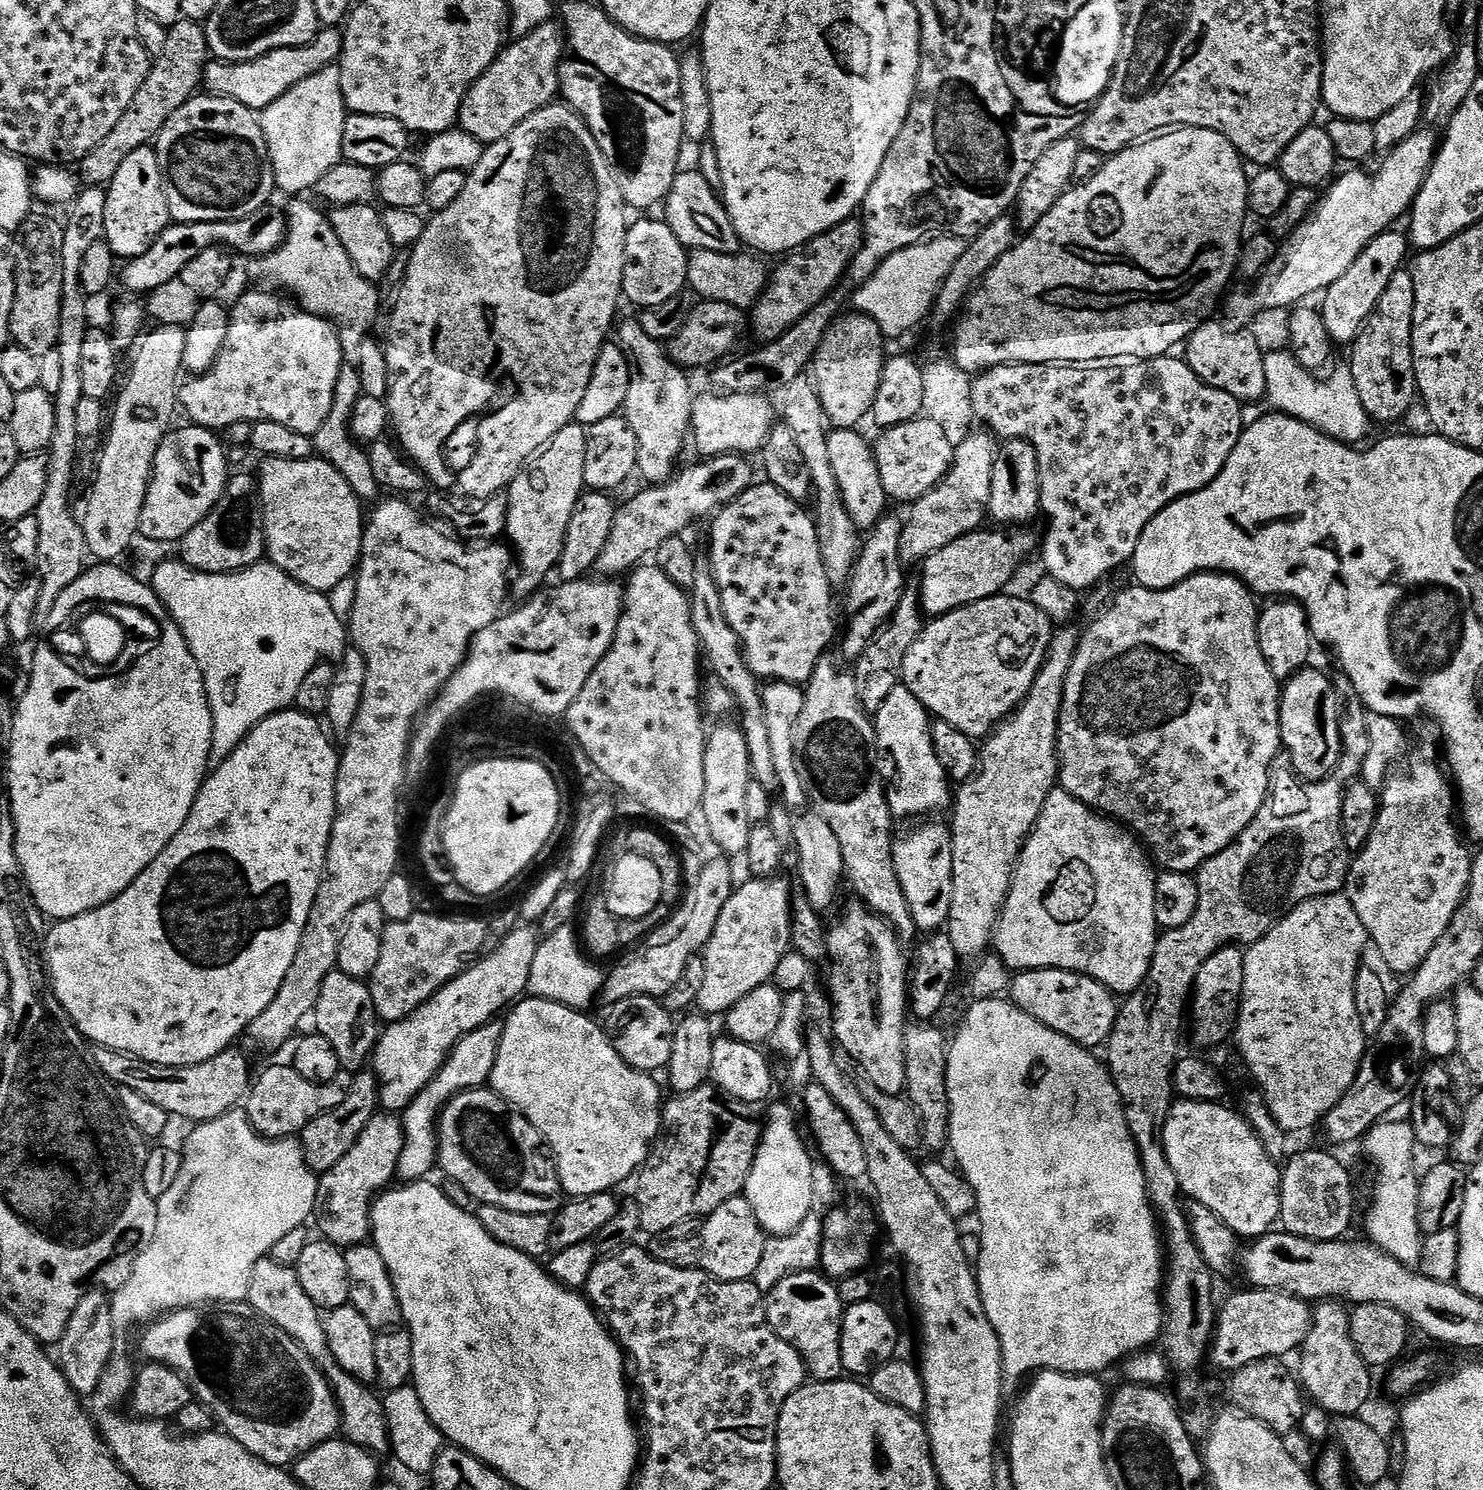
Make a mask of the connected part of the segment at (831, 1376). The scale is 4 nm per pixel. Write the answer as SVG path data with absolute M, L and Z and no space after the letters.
M823 1271L790 1274L790 1278L782 1278L774 1290L766 1293L764 1305L766 1318L782 1338L782 1342L790 1342L804 1363L804 1371L813 1381L830 1382L839 1380L845 1375L842 1362L842 1322L846 1300L840 1297L833 1281Z

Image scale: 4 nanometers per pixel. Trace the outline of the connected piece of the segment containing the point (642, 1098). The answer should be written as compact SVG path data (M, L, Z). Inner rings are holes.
M535 998L521 999L507 1013L508 1020L505 1019L503 1021L504 1033L502 1034L502 1042L498 1046L498 1058L494 1062L494 1070L492 1071L490 1081L492 1091L512 1105L516 1111L521 1112L544 1135L544 1141L548 1143L548 1147L552 1150L552 1159L556 1161L560 1184L563 1186L565 1193L572 1198L589 1196L599 1192L612 1192L616 1190L616 1187L623 1180L630 1179L629 1181L631 1181L639 1173L640 1169L644 1167L662 1132L662 1099L660 1100L660 1088L656 1085L657 1077L646 1072L639 1072L630 1067L622 1058L622 1054L618 1054L618 1050L614 1050L611 1035L605 1029L603 1032L588 1015L587 1011L578 1008L568 1008L558 1002Z

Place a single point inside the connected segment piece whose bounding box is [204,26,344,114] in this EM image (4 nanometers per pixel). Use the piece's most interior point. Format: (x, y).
(257, 83)

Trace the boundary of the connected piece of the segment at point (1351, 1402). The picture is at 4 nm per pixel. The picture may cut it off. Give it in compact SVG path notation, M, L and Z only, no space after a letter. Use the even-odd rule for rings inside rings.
M1317 1303L1312 1314L1312 1328L1308 1331L1299 1353L1298 1379L1303 1391L1311 1399L1312 1396L1316 1399L1313 1400L1315 1407L1324 1409L1336 1418L1357 1415L1366 1400L1374 1396L1373 1373L1354 1346L1350 1335L1349 1315L1349 1309L1343 1303Z

